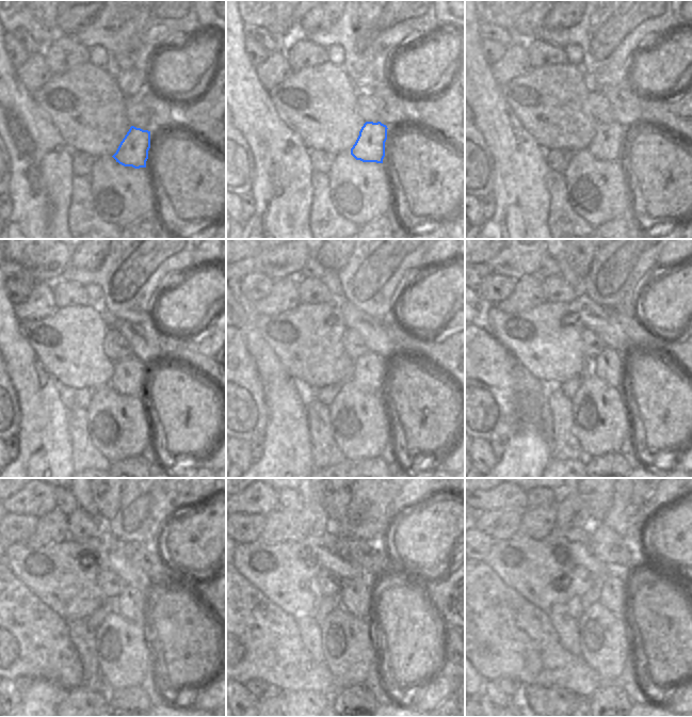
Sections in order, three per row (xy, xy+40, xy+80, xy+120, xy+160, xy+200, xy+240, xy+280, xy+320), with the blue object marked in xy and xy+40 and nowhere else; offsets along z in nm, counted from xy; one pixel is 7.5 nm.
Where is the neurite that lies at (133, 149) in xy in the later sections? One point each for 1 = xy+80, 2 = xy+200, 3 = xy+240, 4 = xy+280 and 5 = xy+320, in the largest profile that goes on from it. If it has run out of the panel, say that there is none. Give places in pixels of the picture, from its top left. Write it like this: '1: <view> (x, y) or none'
1: xy+80 (607, 144)
2: xy+200 (608, 366)
3: xy+240 (130, 604)
4: xy+280 (373, 599)
5: xy+320 (613, 592)

